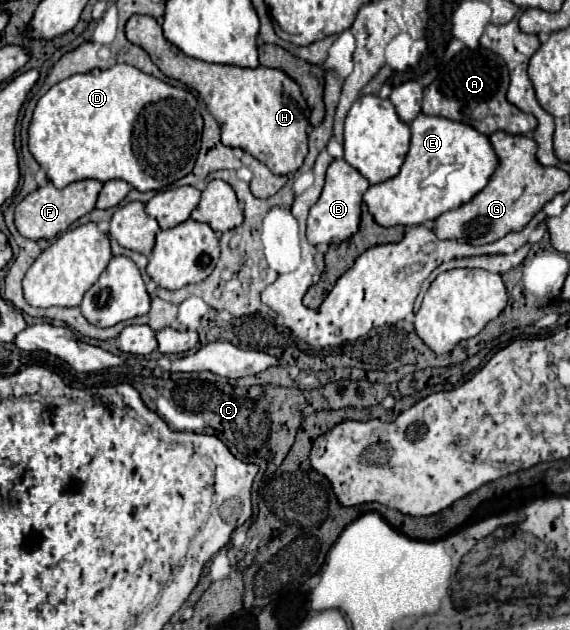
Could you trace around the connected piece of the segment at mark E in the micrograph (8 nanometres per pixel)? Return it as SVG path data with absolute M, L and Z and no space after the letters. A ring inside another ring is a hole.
M420 114L410 124L410 130L412 130L410 152L408 152L398 176L390 178L382 184L370 186L368 192L364 194L368 212L374 216L374 220L380 226L386 226L386 228L398 226L398 224L418 226L424 222L432 222L440 214L466 204L480 190L484 190L484 186L492 178L494 170L498 168L498 156L492 150L490 140L468 124L454 122L454 120L440 118L440 116ZM442 164L460 164L462 168L456 170L452 174L452 178L448 178L448 186L444 190L438 190L434 186L420 188L420 182Z

